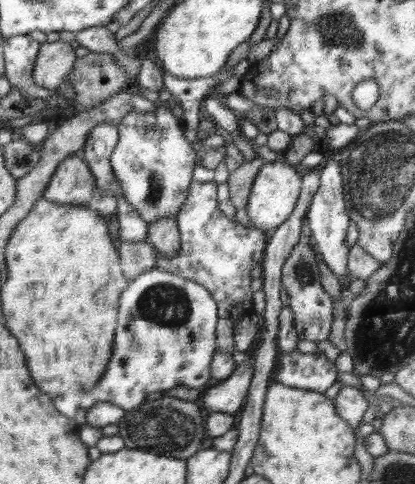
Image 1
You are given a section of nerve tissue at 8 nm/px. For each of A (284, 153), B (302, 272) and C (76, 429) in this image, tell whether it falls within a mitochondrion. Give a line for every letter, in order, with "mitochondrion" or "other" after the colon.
A: other
B: mitochondrion
C: other

